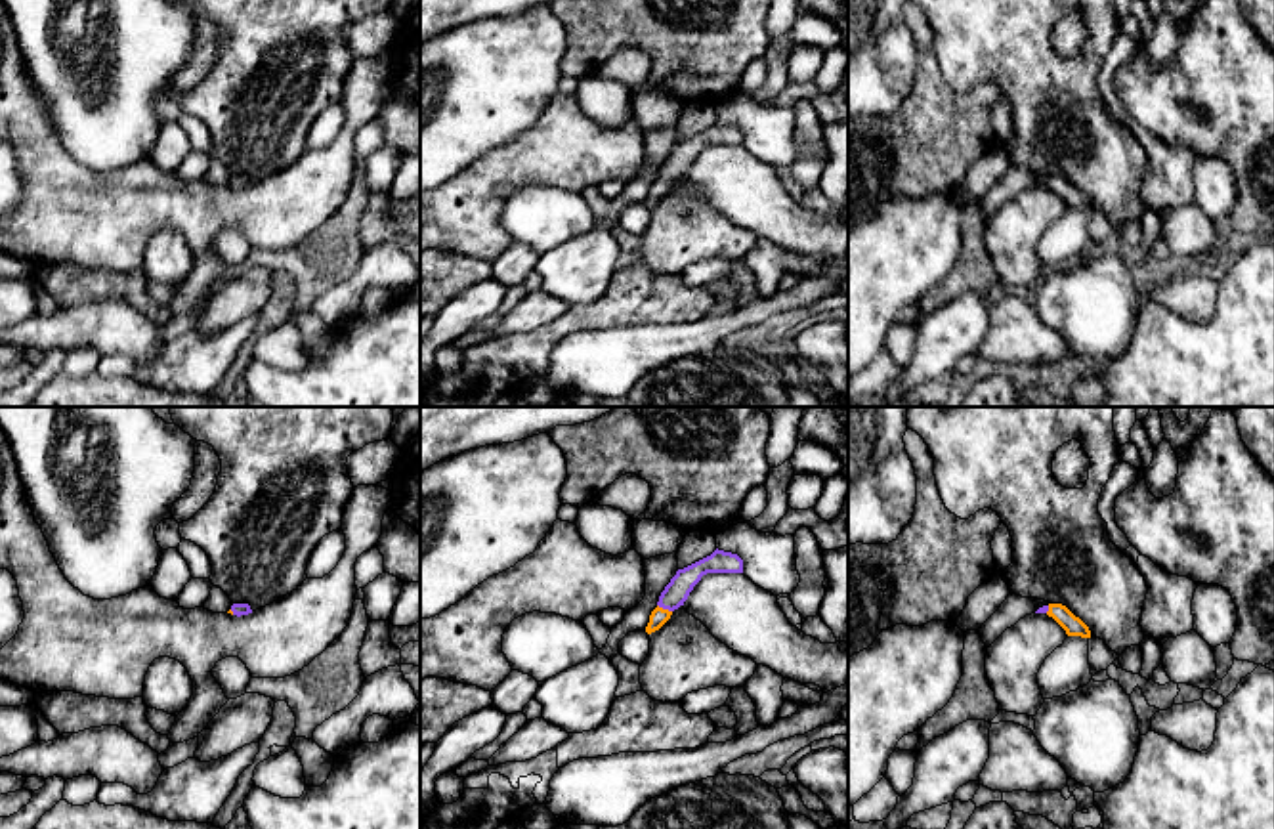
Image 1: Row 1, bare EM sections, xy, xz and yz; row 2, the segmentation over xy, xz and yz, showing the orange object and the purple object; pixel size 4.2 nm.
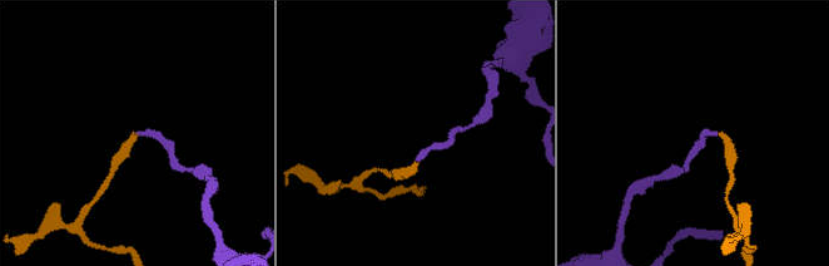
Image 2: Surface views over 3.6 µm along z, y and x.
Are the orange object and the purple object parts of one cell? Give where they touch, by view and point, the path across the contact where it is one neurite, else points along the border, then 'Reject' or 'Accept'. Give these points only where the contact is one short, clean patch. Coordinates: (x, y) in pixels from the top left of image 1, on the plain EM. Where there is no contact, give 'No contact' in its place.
Touches orange at xz (665, 182). Path across: xz (659, 188), (665, 182), (677, 163). Accept

